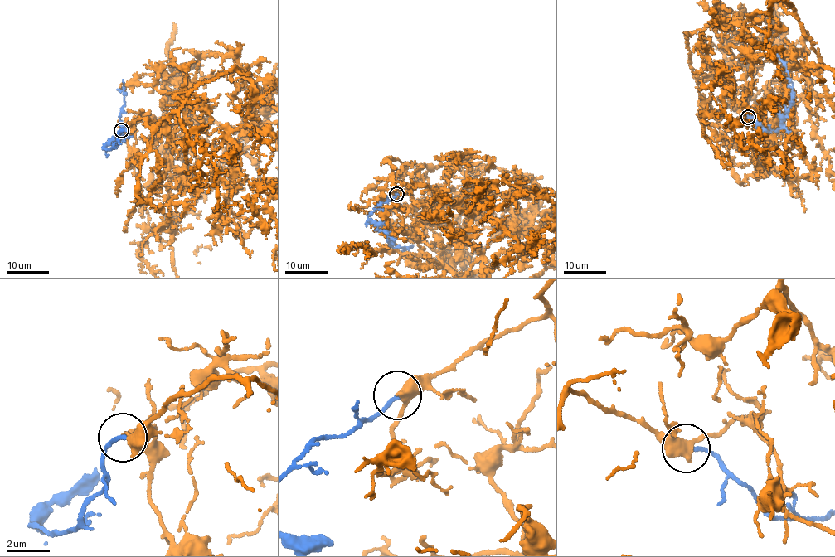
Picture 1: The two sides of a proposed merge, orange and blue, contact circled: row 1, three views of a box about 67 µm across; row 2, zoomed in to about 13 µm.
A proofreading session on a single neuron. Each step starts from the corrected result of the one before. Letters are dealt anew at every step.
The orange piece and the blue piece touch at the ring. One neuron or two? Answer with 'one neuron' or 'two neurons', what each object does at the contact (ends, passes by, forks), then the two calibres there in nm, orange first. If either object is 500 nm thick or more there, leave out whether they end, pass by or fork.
one neuron; orange passes by; blue ends there; 420 nm thick on the orange side, 170 nm on the other

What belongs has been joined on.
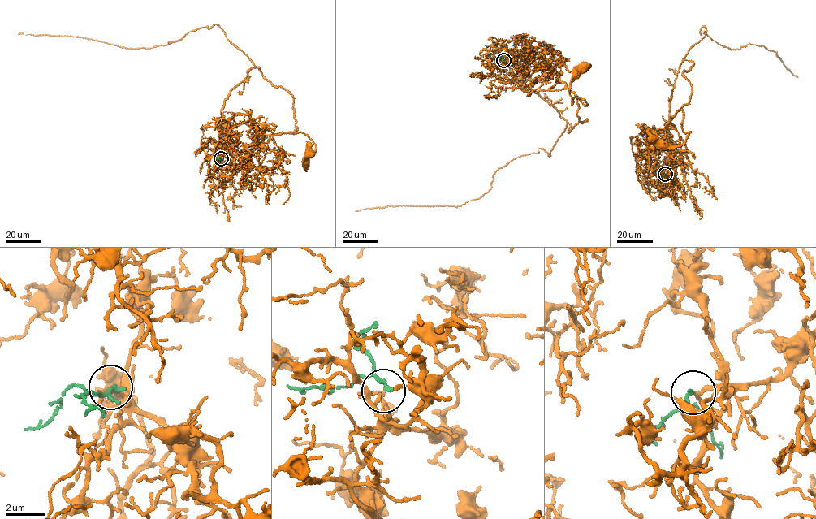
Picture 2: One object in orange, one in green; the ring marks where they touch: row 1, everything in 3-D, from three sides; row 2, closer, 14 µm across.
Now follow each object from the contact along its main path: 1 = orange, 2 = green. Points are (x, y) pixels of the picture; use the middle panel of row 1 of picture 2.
1: (504, 60), (504, 75), (522, 89), (567, 88), (586, 105), (583, 98), (572, 102), (569, 89), (583, 66)
2: (504, 60), (494, 59)

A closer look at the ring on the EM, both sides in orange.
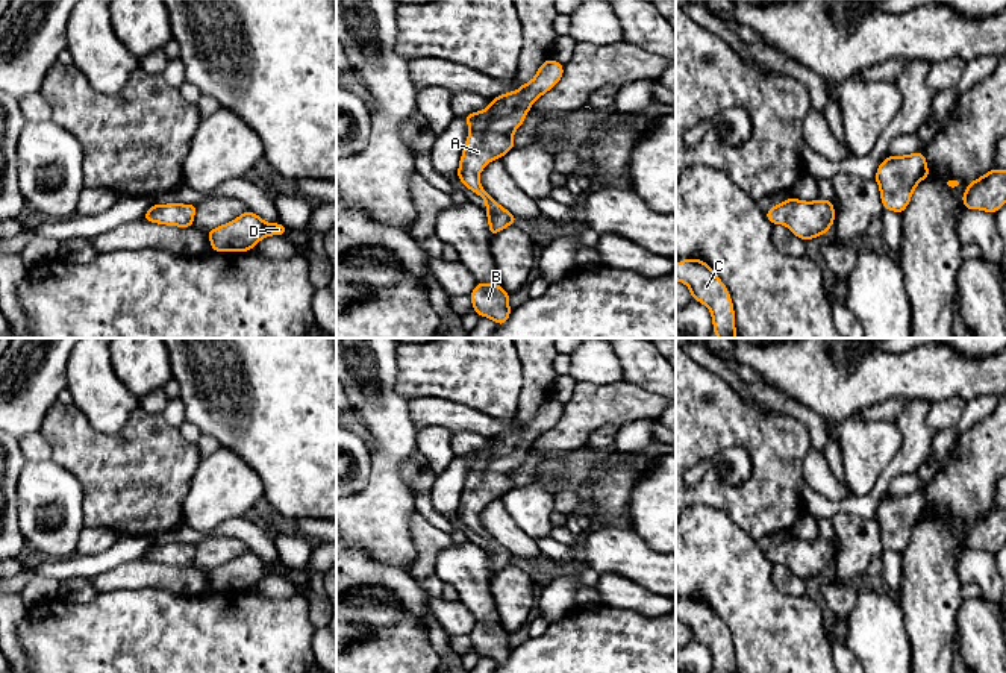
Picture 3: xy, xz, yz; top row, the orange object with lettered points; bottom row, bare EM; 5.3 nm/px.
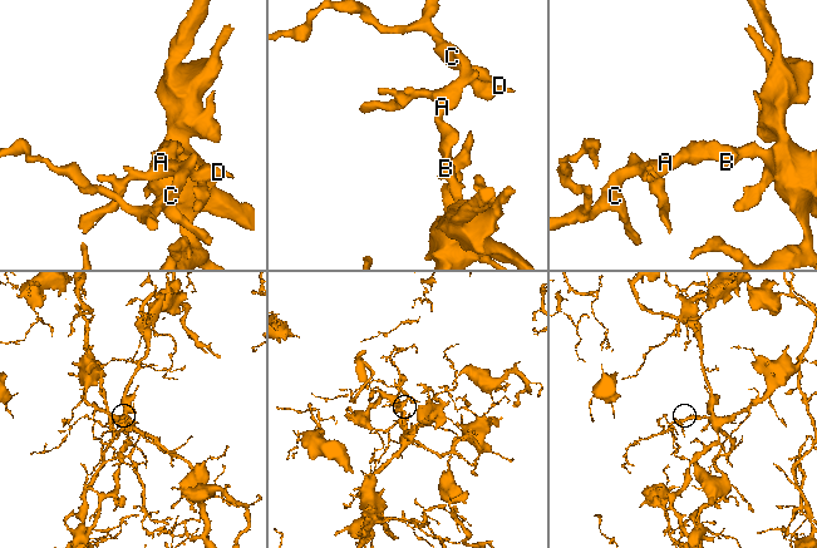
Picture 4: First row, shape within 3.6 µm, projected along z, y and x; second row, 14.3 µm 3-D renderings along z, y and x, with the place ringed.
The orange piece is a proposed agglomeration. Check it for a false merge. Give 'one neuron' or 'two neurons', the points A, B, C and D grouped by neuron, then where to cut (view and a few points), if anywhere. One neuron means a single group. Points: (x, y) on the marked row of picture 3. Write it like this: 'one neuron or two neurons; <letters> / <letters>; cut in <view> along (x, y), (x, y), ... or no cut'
one neuron; A B C D; no cut

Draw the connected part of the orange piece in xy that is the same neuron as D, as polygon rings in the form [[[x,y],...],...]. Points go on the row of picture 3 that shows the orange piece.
[[[245,211],[238,218],[218,226],[208,233],[212,252],[250,252],[262,238],[268,235],[283,236],[286,226],[270,224],[252,211]]]

